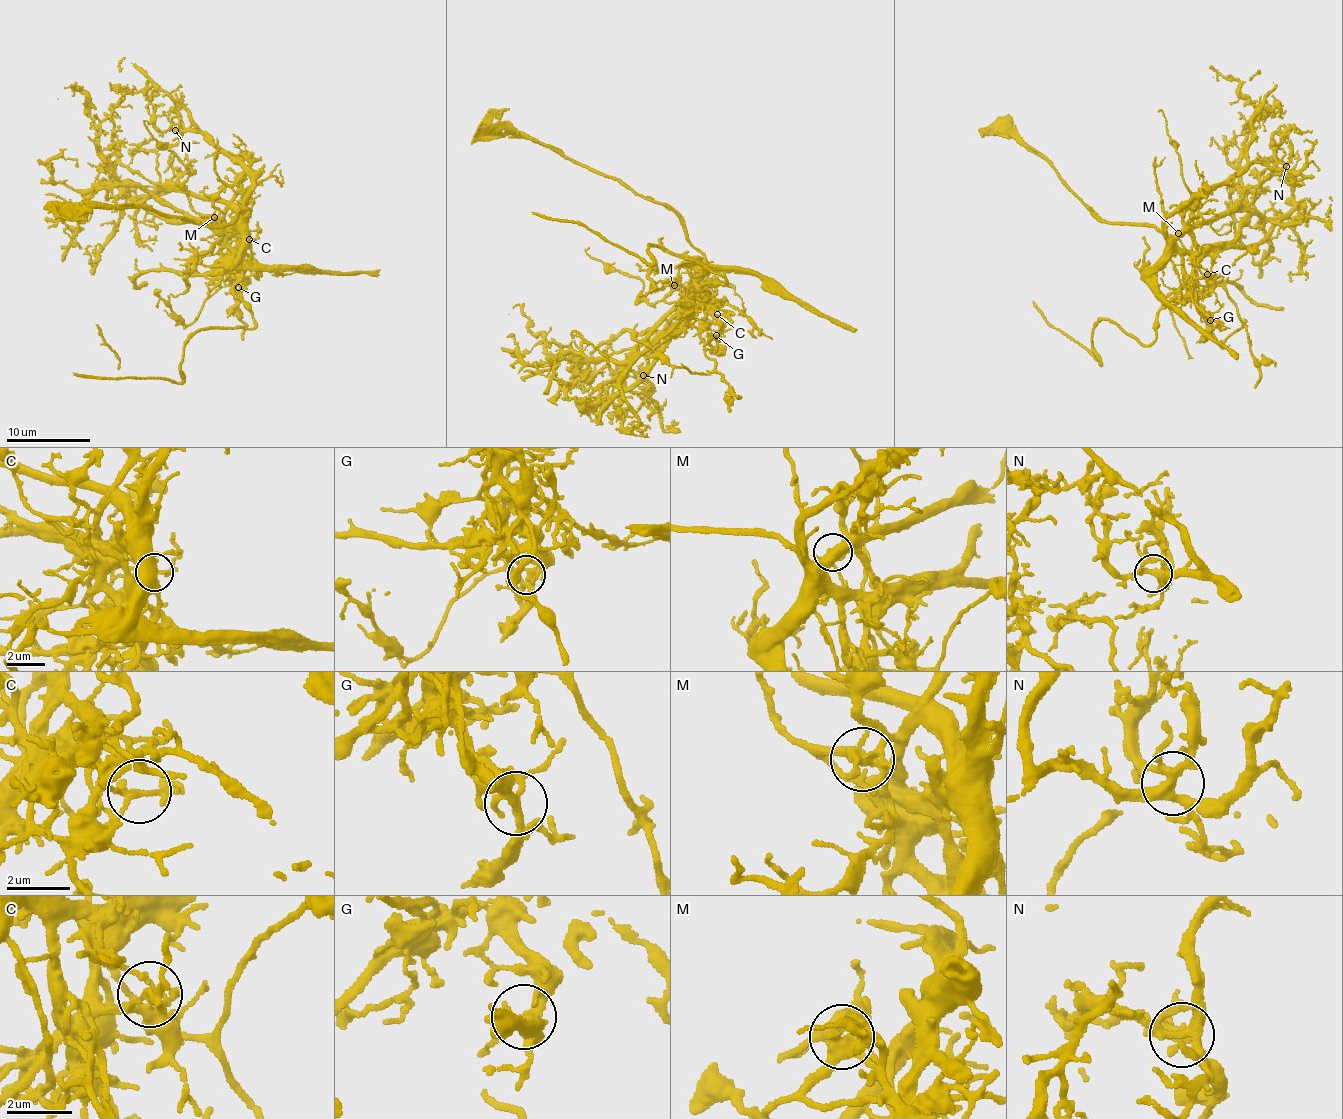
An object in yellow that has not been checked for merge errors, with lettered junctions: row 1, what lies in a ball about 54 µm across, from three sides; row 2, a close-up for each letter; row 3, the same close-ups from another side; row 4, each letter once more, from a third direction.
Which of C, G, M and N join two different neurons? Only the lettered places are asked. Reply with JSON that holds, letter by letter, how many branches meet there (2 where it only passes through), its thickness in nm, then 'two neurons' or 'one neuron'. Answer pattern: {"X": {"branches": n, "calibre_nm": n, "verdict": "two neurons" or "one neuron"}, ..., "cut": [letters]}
{"C": {"branches": 3, "calibre_nm": 160, "verdict": "two neurons"}, "G": {"branches": 6, "calibre_nm": 240, "verdict": "one neuron"}, "M": {"branches": 5, "calibre_nm": 320, "verdict": "two neurons"}, "N": {"branches": 5, "calibre_nm": 280, "verdict": "one neuron"}, "cut": ["C", "M"]}

